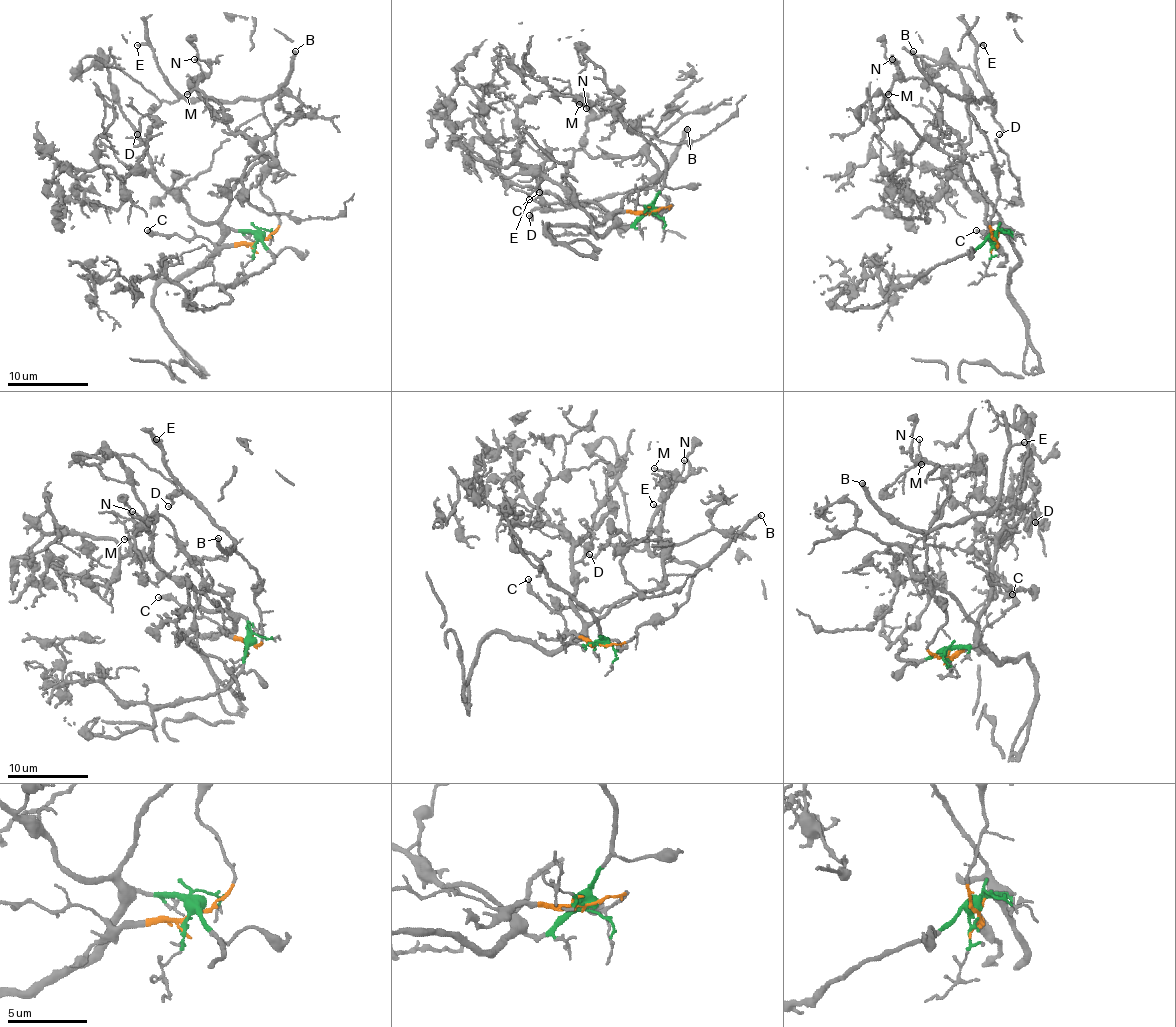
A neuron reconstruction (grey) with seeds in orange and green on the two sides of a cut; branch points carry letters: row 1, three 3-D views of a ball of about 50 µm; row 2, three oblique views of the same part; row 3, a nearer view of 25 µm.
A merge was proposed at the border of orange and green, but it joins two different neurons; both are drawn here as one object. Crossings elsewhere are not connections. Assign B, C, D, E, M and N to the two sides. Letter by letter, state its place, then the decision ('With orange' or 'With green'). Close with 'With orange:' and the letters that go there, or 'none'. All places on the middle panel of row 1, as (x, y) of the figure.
B: Place: (687, 129). With orange
C: Place: (539, 192). With orange
D: Place: (529, 215). With orange
E: Place: (529, 199). With orange
M: Place: (579, 104). With green
N: Place: (586, 108). With green
With orange: B, C, D, E

